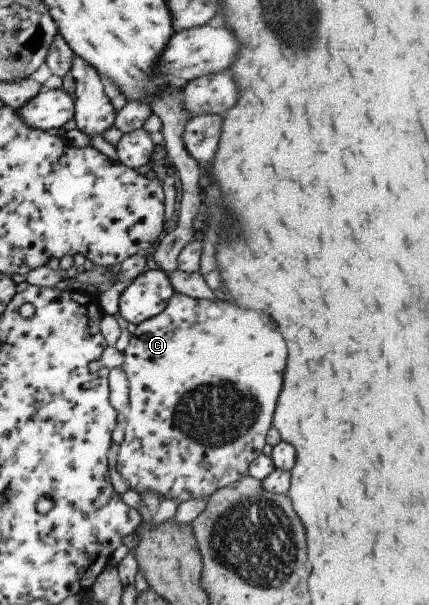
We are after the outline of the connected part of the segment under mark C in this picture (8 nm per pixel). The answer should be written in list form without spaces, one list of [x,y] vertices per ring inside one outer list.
[[[174,292],[162,312],[136,325],[130,336],[128,346],[124,348],[121,354],[122,365],[120,368],[128,382],[129,402],[127,410],[120,420],[121,427],[119,429],[124,438],[119,443],[120,448],[118,448],[118,454],[116,454],[116,471],[118,471],[122,480],[126,482],[128,489],[136,491],[138,495],[148,490],[157,494],[162,500],[176,500],[176,503],[179,504],[188,500],[207,498],[221,487],[231,483],[235,484],[236,480],[244,478],[248,466],[262,453],[265,436],[272,425],[274,404],[276,404],[276,398],[278,398],[278,392],[280,392],[280,386],[282,386],[286,346],[284,346],[284,340],[282,340],[276,324],[262,312],[244,310],[244,308],[238,308],[234,304],[221,302],[218,299],[214,301],[192,299]]]

